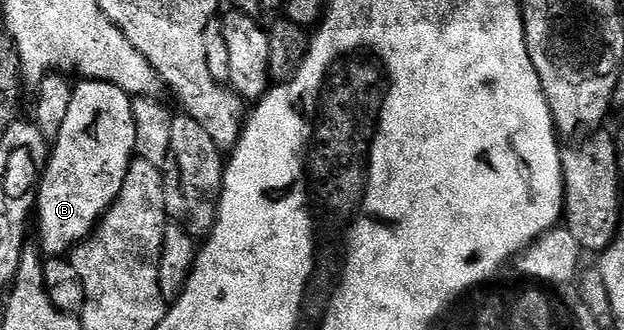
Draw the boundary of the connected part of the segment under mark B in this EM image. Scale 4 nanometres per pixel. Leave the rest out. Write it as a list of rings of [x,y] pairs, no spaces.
[[[77,81],[72,91],[70,109],[62,124],[62,132],[58,132],[51,147],[48,165],[44,167],[36,195],[34,218],[35,221],[40,221],[38,246],[48,258],[67,255],[91,238],[92,231],[99,226],[106,211],[122,192],[122,184],[135,153],[134,112],[132,98],[128,93],[109,82]]]

